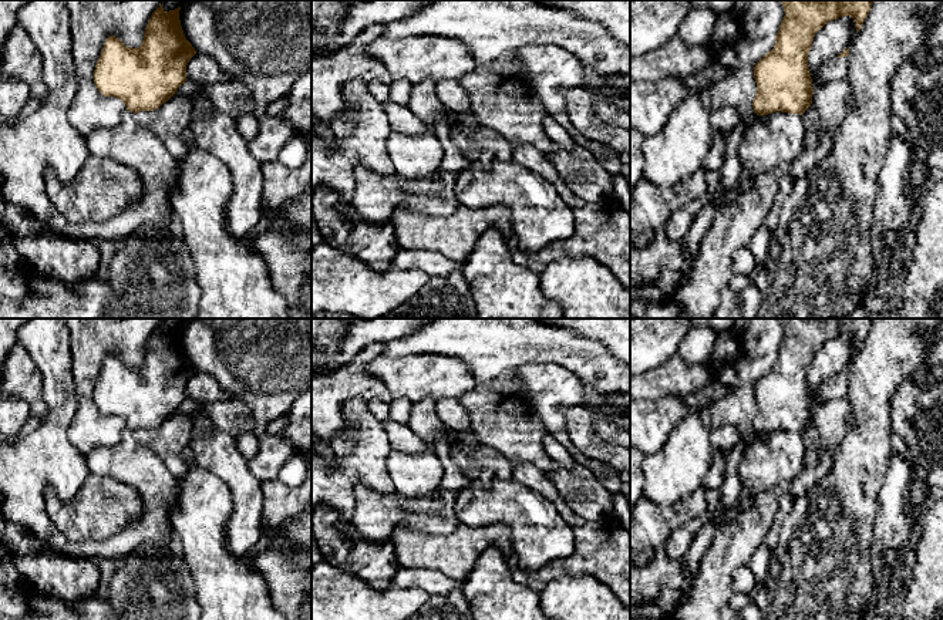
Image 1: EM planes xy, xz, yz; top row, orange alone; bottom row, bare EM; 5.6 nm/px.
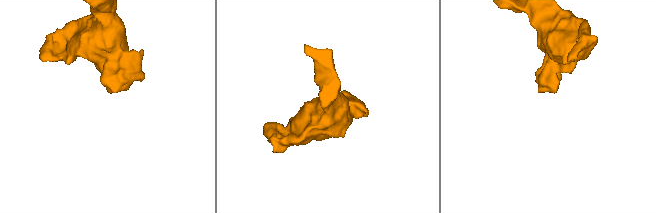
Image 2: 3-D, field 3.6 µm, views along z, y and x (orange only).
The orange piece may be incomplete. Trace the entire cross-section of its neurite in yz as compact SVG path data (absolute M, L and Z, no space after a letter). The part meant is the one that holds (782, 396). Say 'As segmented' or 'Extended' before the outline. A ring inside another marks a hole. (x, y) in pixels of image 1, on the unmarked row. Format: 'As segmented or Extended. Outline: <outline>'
As segmented. Outline: M779 319L784 338L775 364L754 385L757 434L777 429L802 434L812 422L808 374L815 353L832 338L851 334L862 347L873 319Z

